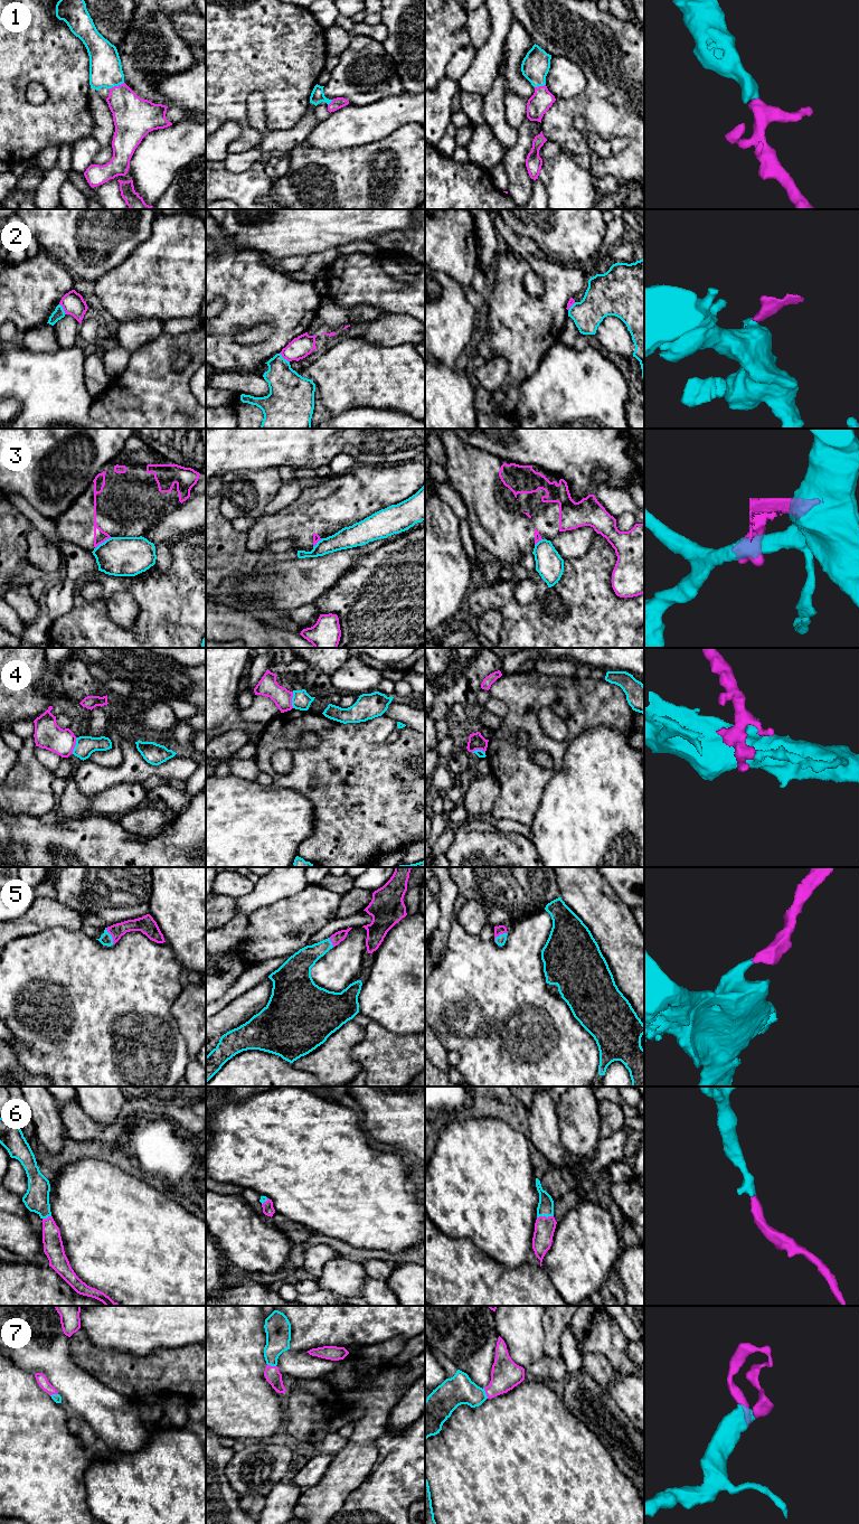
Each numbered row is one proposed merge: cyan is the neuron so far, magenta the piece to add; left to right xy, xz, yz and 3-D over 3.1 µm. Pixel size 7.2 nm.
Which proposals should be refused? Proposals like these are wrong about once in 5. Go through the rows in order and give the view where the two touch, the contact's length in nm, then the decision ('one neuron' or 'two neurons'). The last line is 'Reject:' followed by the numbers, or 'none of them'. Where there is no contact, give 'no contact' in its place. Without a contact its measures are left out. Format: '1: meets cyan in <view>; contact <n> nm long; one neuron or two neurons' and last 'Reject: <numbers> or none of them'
1: meets cyan in xy; contact 120 nm long; one neuron
2: meets cyan in xz; contact 100 nm long; two neurons
3: meets cyan in xy; contact 150 nm long; two neurons
4: meets cyan in xy; contact 130 nm long; two neurons
5: meets cyan in xy; contact 130 nm long; one neuron
6: meets cyan in yz; contact 120 nm long; one neuron
7: meets cyan in yz; contact 80 nm long; one neuron
Reject: 2, 3, 4

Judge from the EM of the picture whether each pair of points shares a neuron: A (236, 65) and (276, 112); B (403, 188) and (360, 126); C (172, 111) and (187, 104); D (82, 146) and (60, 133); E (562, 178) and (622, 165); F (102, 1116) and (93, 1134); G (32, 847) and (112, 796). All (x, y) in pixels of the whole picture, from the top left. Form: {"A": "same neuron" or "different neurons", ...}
{"A": "same neuron", "B": "different neurons", "C": "different neurons", "D": "different neurons", "E": "different neurons", "F": "different neurons", "G": "different neurons"}

